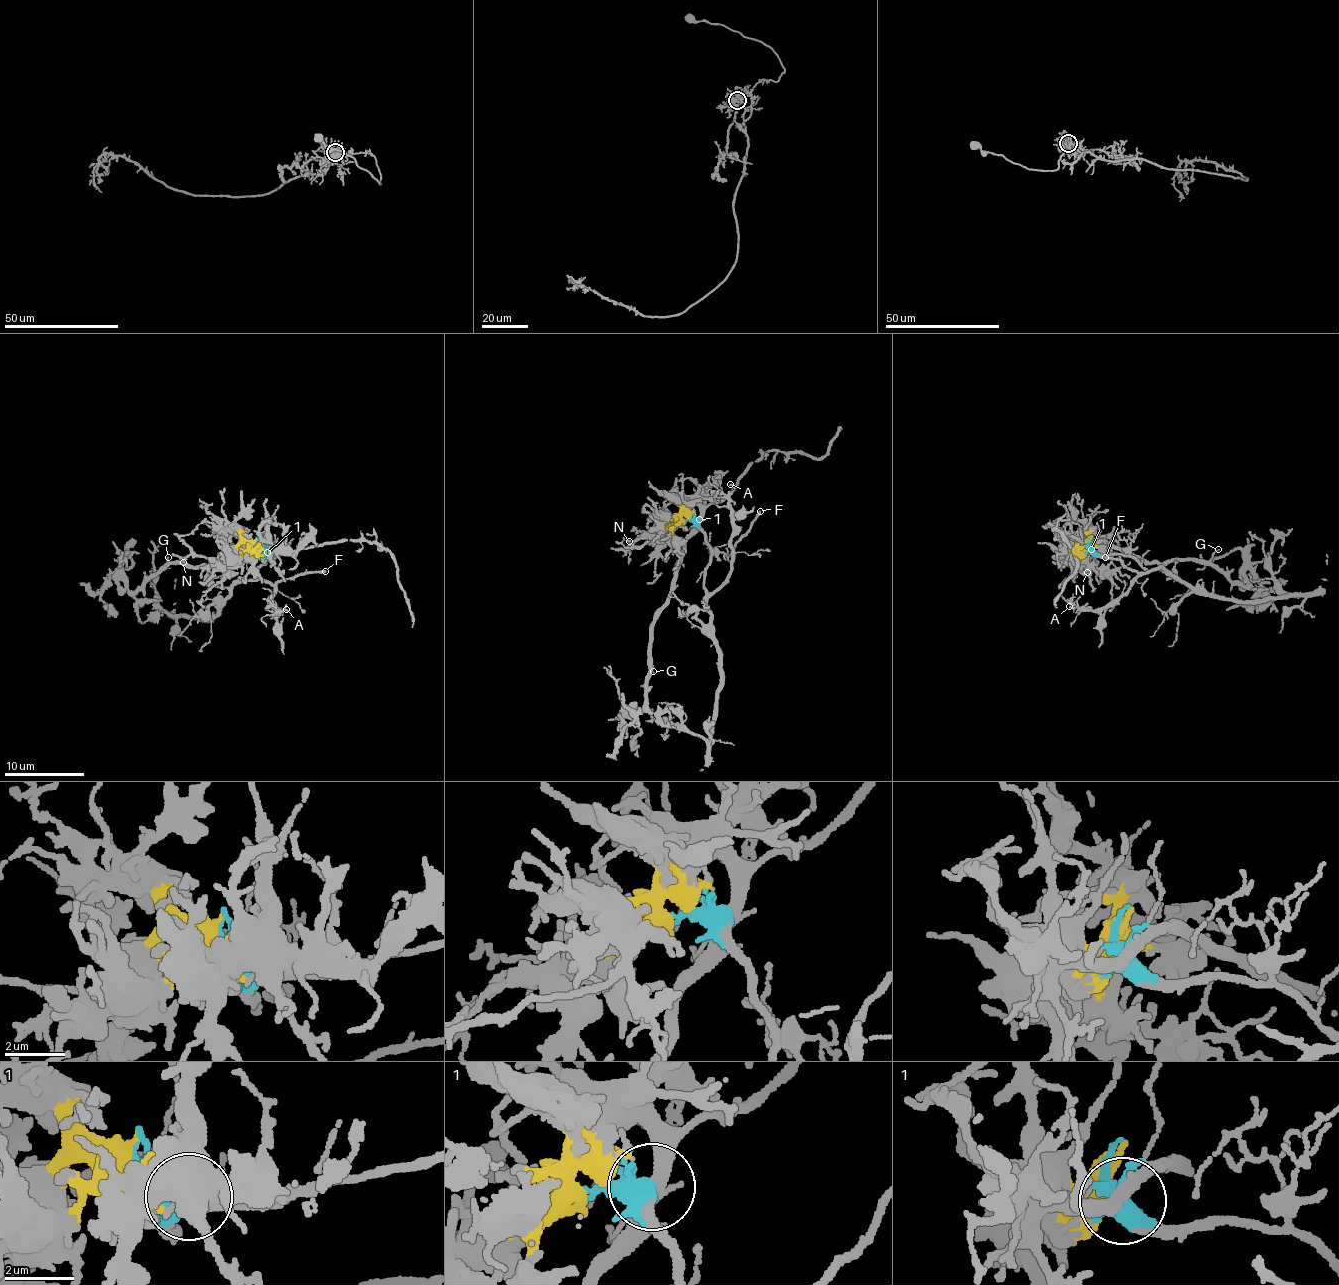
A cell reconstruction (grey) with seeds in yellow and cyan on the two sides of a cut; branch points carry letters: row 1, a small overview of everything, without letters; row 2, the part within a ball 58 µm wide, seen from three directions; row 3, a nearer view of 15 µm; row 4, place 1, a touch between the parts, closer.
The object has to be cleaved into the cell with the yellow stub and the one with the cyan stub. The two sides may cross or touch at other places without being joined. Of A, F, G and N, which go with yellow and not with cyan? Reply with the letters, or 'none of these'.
G, N

